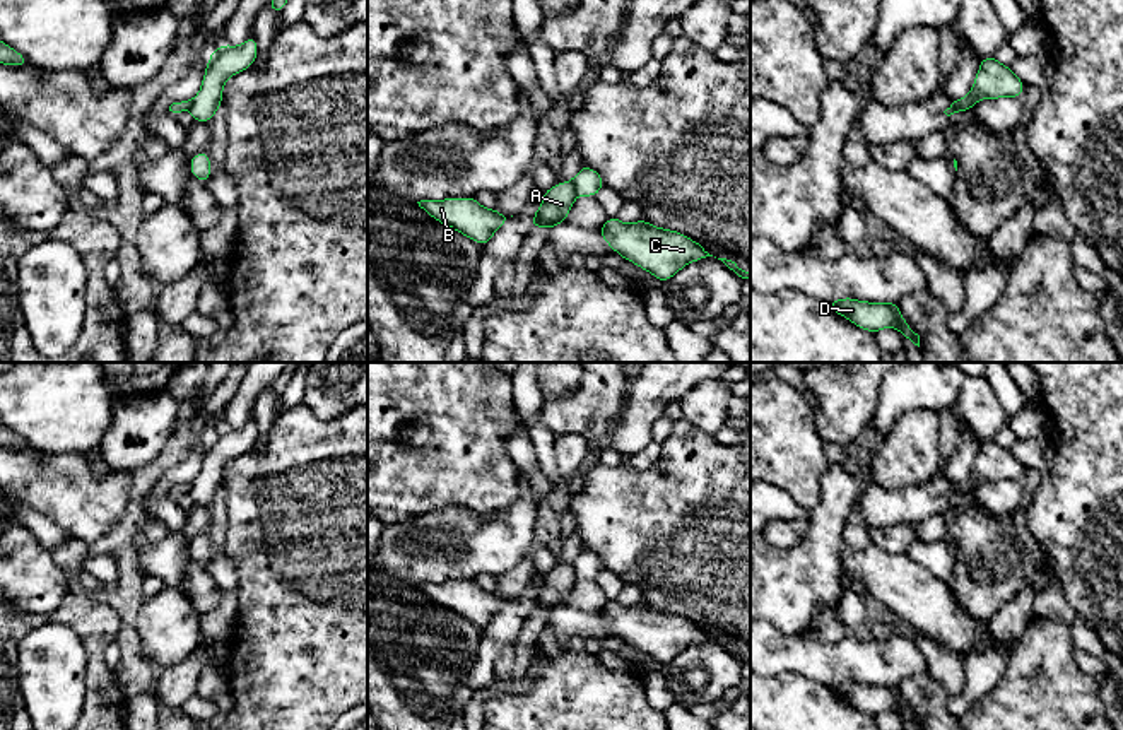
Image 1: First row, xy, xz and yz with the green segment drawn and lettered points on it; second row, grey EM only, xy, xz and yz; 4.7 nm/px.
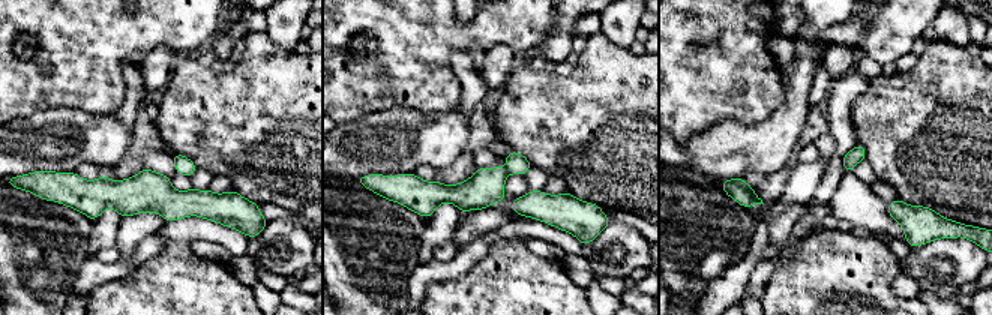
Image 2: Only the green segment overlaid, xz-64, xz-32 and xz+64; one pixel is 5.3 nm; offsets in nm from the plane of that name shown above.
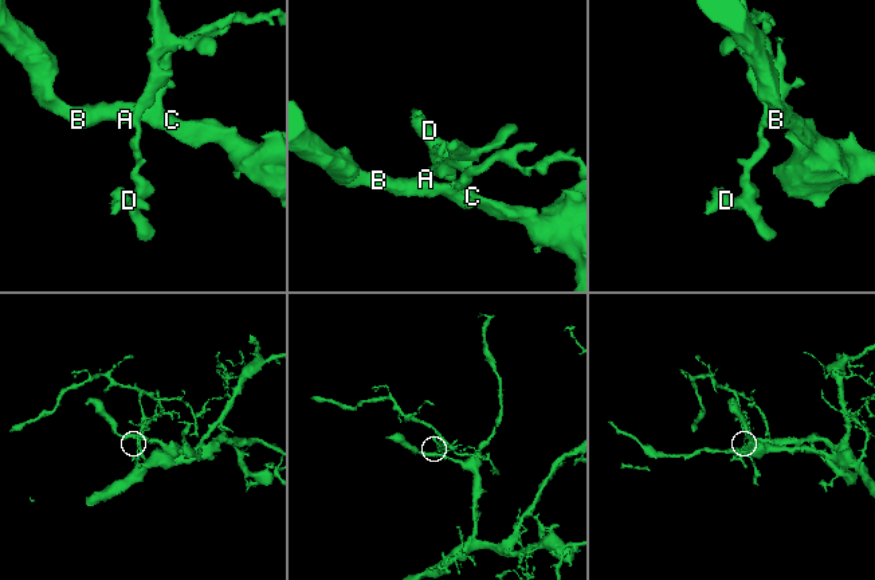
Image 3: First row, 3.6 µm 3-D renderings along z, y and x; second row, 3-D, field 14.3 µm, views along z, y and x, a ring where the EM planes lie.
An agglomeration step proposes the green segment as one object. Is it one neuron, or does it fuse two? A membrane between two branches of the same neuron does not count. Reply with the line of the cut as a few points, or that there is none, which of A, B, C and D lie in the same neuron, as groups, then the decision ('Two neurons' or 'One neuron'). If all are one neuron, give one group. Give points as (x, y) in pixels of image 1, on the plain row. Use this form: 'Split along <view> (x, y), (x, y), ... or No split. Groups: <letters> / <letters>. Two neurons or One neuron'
Split along xz (570, 565), (578, 576). Groups: A B C / D. Two neurons

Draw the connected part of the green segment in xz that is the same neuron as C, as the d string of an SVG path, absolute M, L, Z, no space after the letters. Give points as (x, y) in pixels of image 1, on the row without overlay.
M615 598L600 610L600 619L624 643L667 665L685 648L709 638L703 627L672 612L655 610L644 602L632 607L620 605Z

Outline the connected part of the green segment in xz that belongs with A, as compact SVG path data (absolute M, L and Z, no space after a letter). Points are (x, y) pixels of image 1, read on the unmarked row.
M571 564L557 566L544 574L544 585L537 592L530 610L552 612L567 602L567 597L576 583L578 576Z

